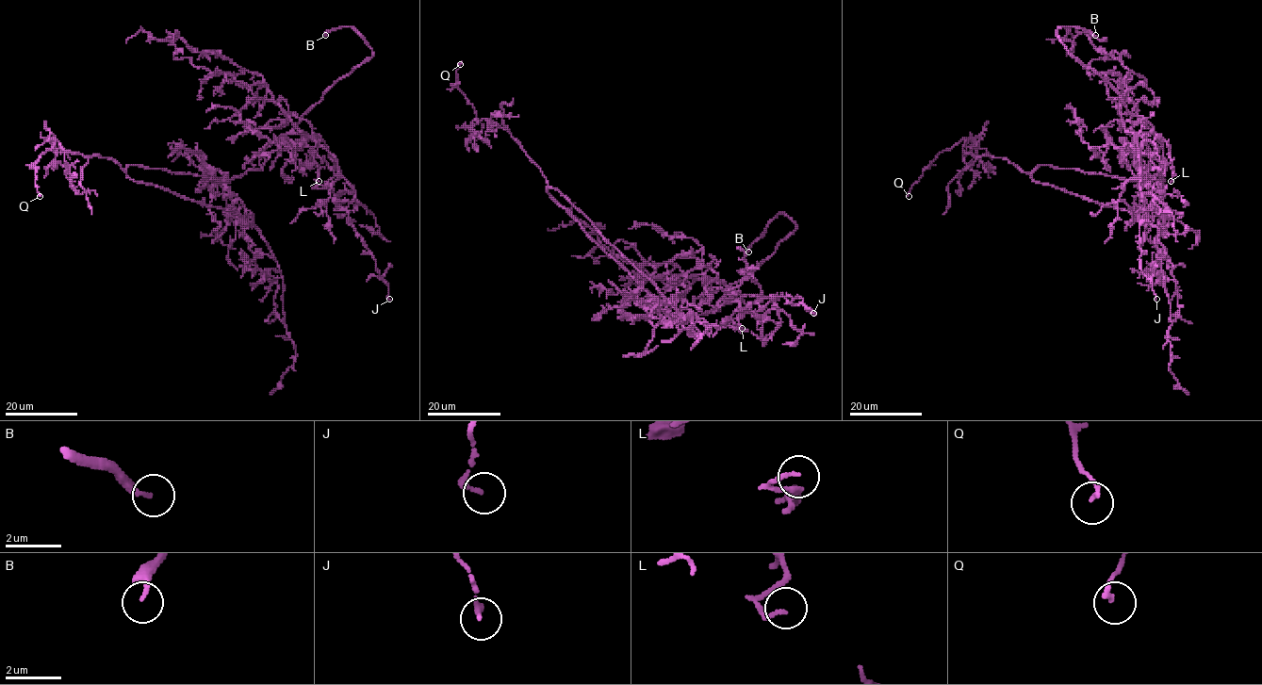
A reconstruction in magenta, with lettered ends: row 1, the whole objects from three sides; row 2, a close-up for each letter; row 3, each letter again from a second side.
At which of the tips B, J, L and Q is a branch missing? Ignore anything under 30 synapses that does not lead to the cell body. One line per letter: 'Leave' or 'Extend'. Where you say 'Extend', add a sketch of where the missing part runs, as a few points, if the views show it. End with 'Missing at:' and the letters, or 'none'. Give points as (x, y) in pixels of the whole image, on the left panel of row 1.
B: Extend. Course of what is missing: (325, 35), (311, 45)
J: Leave
L: Leave
Q: Leave
Missing at: B

